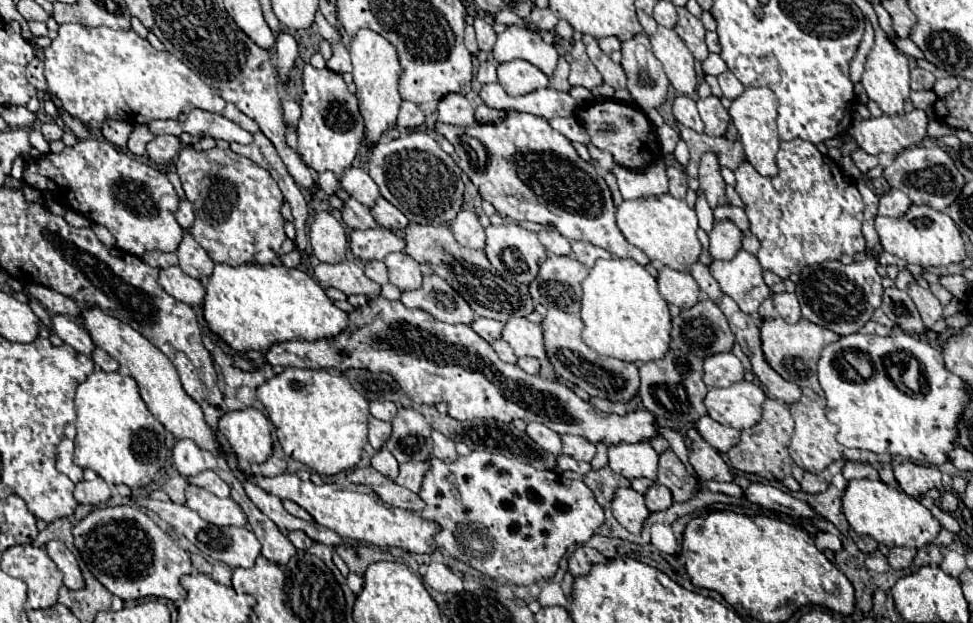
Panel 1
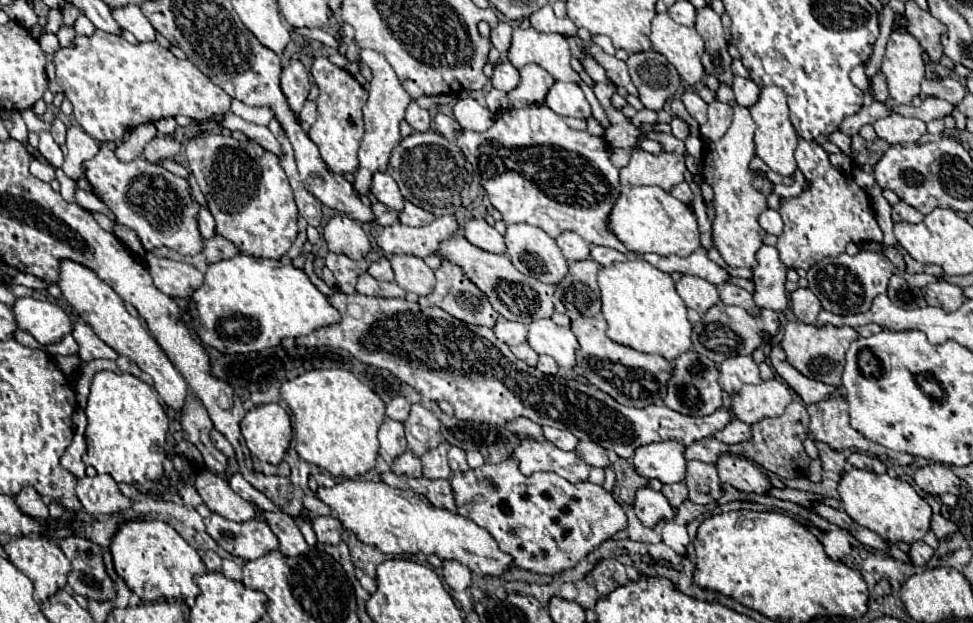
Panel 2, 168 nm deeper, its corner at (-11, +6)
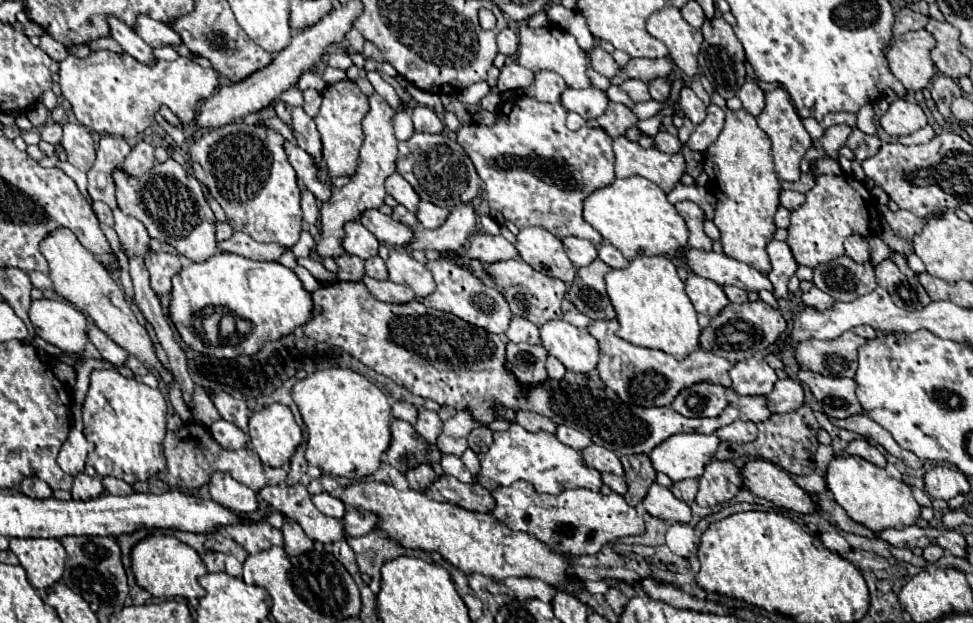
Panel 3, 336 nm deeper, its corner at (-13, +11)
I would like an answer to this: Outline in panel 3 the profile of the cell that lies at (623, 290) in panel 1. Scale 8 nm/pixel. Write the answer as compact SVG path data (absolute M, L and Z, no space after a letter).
M638 256L630 262L628 268L624 270L610 270L606 274L606 290L610 296L610 302L616 310L616 318L620 322L620 330L616 332L622 340L634 344L634 346L644 346L644 348L654 348L662 350L676 360L686 358L700 346L700 326L696 322L696 310L684 290L684 282L676 274L676 266L668 256Z

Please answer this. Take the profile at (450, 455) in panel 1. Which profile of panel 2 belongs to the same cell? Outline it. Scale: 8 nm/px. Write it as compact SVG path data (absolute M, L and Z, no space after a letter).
M456 445L450 447L450 451L448 451L448 461L450 461L450 469L452 469L452 471L466 471L466 469L468 469L466 453L464 453L460 447L456 447Z

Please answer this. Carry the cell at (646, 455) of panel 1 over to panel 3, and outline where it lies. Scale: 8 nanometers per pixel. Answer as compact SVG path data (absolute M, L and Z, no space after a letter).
M676 434L664 440L660 446L656 446L650 452L650 460L658 472L664 472L674 482L680 482L686 478L700 478L704 468L712 462L718 444L720 444L720 438L716 434Z

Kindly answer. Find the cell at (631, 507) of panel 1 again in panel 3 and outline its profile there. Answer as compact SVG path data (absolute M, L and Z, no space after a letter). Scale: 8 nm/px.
M656 482L648 490L648 496L644 498L644 506L646 506L648 514L654 518L662 518L662 520L670 520L670 522L682 522L682 524L688 524L692 518L690 506L686 502L678 500L670 492L670 488L664 488Z

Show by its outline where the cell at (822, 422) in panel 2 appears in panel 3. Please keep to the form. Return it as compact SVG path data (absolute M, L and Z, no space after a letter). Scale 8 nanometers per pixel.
M862 414L862 416L850 416L848 420L834 420L832 422L838 426L838 428L846 428L846 430L852 430L852 432L858 432L862 436L868 436L872 438L876 444L884 446L892 456L900 458L904 464L908 464L910 468L922 468L924 466L924 460L920 460L916 454L912 454L910 450L902 448L896 444L896 440L892 438L892 434L888 430L884 430L880 424L876 424L870 416Z

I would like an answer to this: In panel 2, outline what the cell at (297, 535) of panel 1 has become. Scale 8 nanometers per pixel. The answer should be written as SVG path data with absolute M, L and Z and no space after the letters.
M330 515L330 517L314 517L310 521L310 525L312 525L314 533L316 533L318 543L332 543L332 545L340 543L342 525L334 515Z

